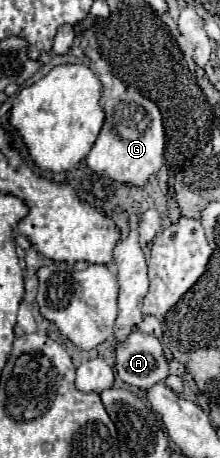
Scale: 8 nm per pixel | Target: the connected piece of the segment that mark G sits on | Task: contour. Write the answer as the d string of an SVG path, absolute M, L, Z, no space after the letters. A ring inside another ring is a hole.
M127 88L127 92L119 98L105 100L103 108L105 124L85 158L87 166L111 180L131 186L145 186L165 162L165 128L159 106L145 98L137 88Z

